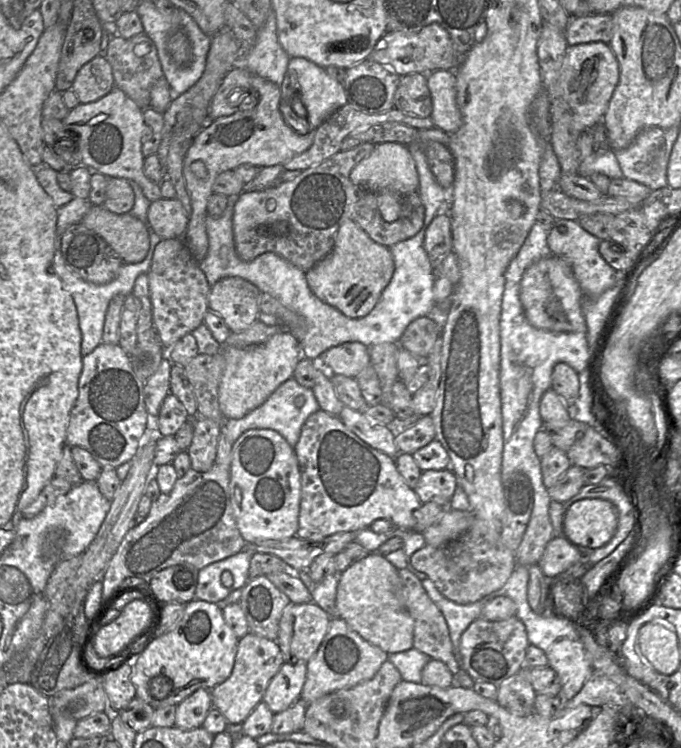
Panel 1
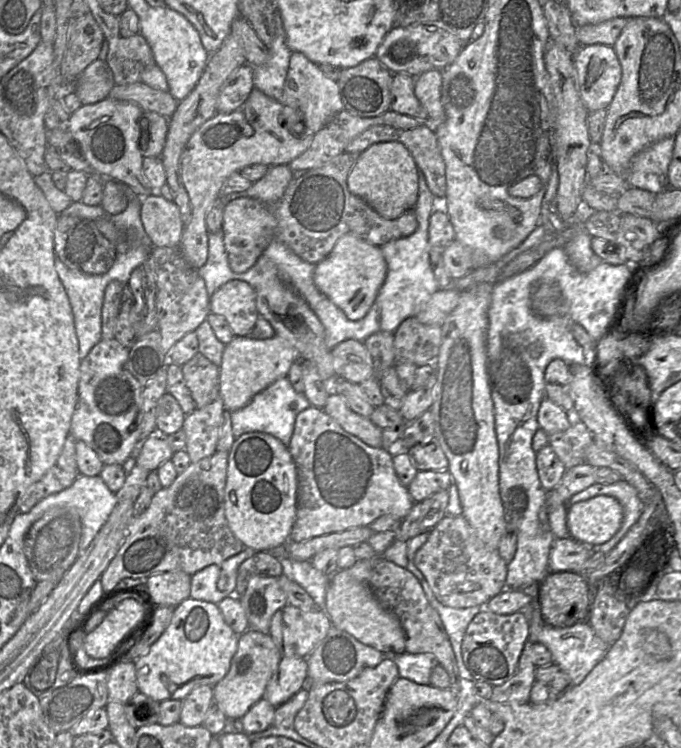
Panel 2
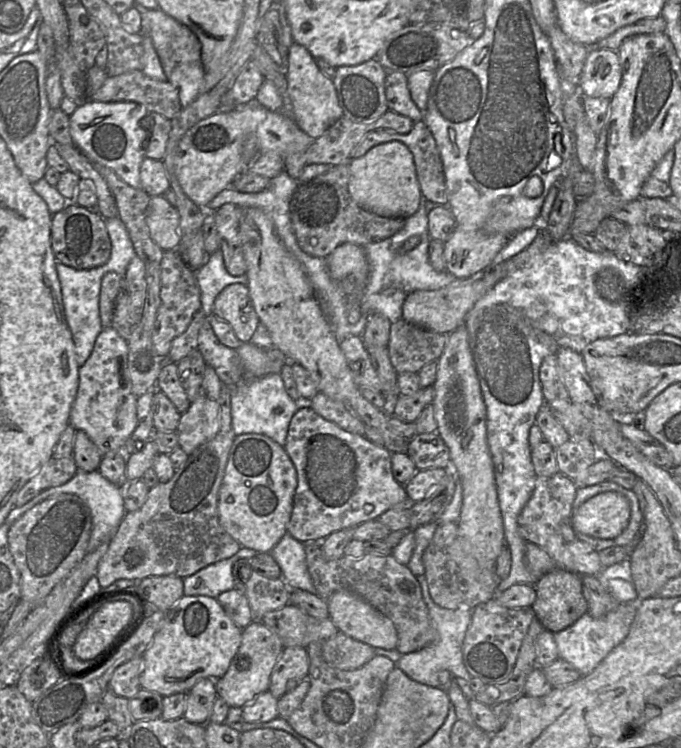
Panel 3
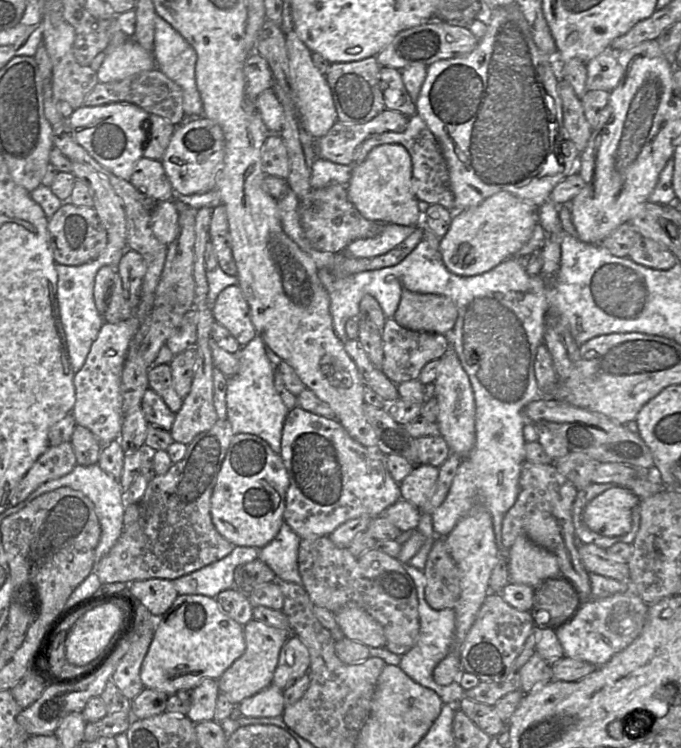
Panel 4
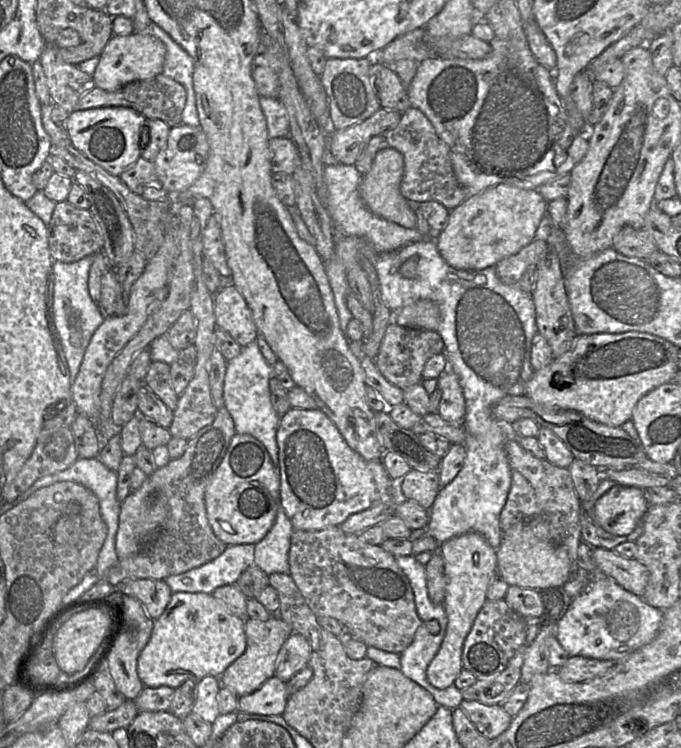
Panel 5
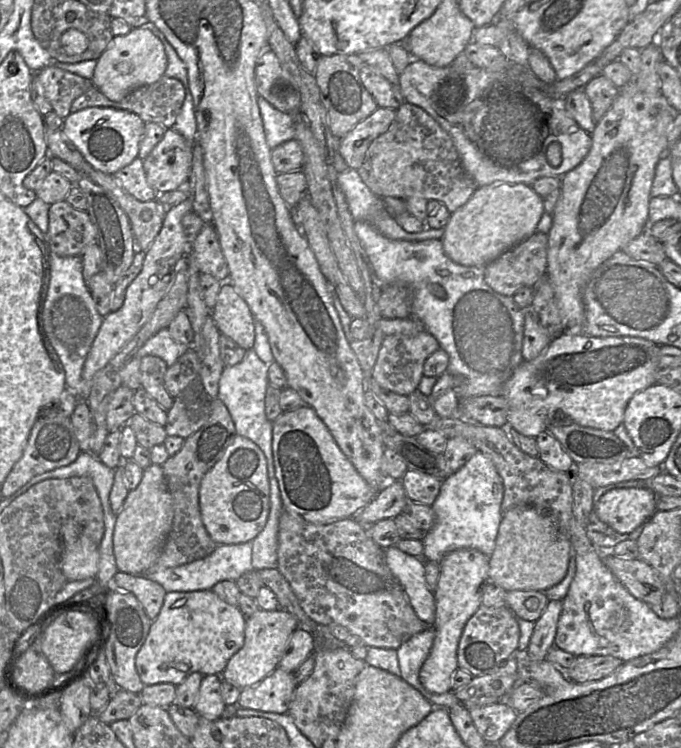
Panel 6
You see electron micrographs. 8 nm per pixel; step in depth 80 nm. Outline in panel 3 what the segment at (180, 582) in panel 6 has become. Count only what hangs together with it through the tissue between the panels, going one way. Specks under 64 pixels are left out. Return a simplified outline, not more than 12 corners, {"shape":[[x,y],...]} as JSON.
{"shape":[[256,551],[230,558],[183,578],[185,596],[217,598],[234,589],[234,564]]}

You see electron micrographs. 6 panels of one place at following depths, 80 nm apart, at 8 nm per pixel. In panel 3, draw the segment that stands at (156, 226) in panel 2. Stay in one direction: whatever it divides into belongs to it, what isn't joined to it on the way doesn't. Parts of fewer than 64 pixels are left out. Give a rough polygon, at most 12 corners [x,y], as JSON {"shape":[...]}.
{"shape":[[163,196],[150,198],[146,224],[163,250],[181,242],[180,215]]}

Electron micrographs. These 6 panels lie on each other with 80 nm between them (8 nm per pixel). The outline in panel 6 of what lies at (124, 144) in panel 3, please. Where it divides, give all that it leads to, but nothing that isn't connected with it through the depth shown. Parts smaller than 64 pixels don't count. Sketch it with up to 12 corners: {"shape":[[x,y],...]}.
{"shape":[[89,107],[62,130],[94,169],[114,175],[138,157],[145,124]]}

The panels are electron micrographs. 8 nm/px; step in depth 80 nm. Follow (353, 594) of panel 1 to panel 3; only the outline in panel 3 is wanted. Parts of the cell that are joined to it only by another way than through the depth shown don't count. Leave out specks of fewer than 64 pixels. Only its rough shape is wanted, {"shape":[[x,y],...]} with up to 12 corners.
{"shape":[[361,597],[326,602],[339,632],[372,647],[396,649],[393,622]]}

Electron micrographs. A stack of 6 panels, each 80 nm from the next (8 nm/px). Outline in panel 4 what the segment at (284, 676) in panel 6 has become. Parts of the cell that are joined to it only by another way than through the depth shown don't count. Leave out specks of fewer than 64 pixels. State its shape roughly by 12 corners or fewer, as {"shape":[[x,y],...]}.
{"shape":[[270,684],[237,706],[246,717],[280,716],[283,690]]}

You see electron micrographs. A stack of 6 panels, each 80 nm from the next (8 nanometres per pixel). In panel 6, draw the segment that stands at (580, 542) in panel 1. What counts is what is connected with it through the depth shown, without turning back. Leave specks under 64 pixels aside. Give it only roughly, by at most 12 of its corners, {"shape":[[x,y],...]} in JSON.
{"shape":[[649,487],[613,488],[597,515],[616,532],[648,520]]}

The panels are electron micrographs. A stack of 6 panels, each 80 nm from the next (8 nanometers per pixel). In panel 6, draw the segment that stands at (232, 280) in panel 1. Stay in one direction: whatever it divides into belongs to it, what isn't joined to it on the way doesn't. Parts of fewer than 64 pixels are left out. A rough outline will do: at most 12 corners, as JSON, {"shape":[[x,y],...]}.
{"shape":[[229,278],[211,316],[220,334],[249,350],[255,318]]}

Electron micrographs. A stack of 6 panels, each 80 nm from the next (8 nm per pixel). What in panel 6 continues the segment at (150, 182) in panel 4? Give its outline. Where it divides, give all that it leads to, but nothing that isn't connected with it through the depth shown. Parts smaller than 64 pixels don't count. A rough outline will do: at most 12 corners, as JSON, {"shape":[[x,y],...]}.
{"shape":[[143,159],[113,176],[141,202],[159,195],[147,182]]}

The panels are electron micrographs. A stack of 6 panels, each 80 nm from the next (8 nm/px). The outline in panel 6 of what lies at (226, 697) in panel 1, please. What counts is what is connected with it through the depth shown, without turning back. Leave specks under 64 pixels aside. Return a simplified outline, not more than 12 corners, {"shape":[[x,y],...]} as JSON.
{"shape":[[282,609],[247,617],[222,681],[239,689],[278,667],[297,628]]}

